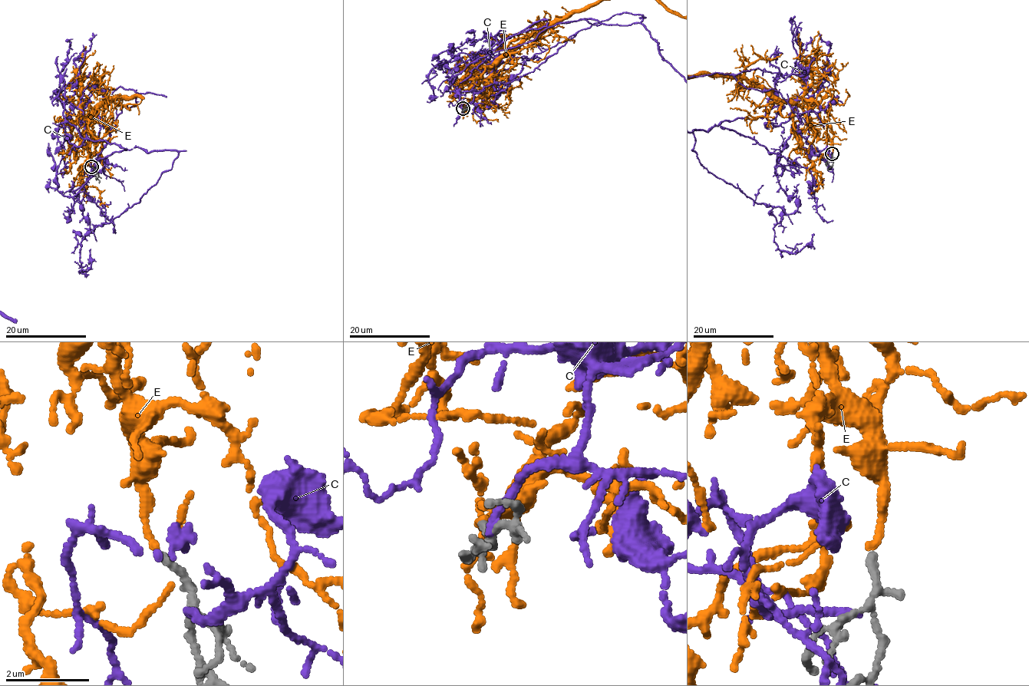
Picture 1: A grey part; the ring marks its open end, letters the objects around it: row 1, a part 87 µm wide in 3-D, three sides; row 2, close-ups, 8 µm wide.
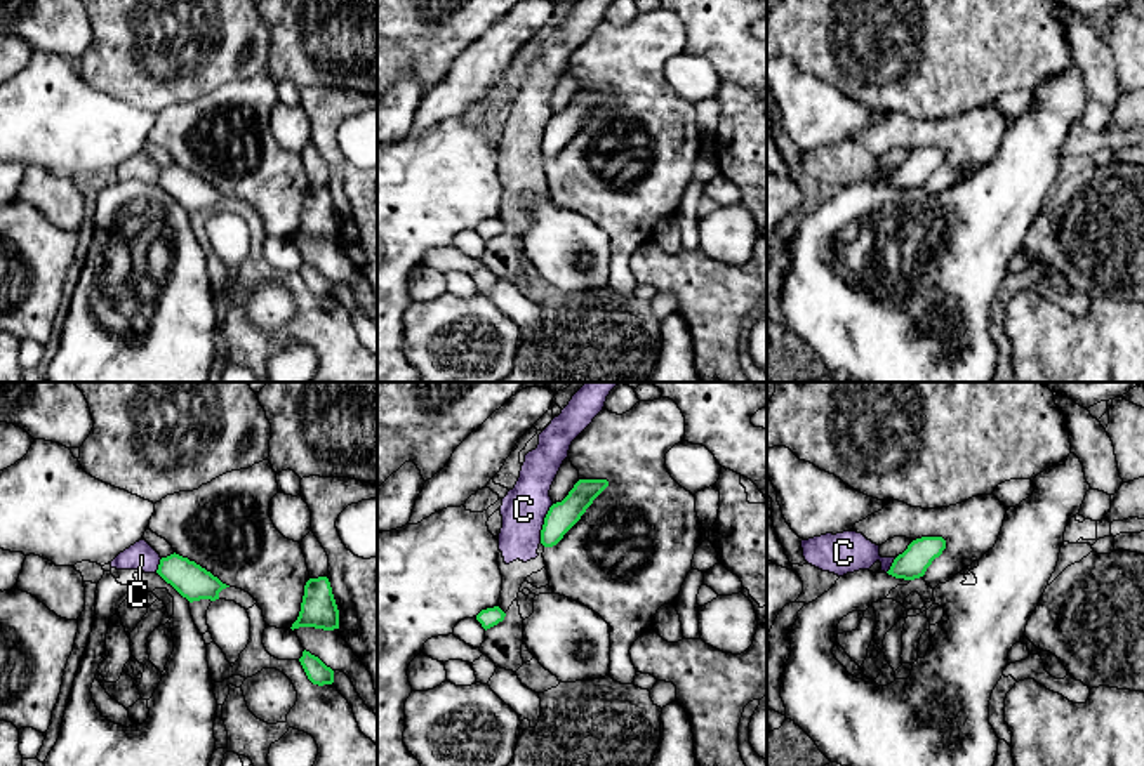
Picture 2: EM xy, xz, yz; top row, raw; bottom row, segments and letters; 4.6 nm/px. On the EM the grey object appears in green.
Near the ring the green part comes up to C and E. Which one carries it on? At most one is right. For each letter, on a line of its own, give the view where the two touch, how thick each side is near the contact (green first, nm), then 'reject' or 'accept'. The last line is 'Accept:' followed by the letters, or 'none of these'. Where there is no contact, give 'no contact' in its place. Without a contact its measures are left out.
C: xz | 140/200 nm | reject
E: no contact | accept
Accept: E

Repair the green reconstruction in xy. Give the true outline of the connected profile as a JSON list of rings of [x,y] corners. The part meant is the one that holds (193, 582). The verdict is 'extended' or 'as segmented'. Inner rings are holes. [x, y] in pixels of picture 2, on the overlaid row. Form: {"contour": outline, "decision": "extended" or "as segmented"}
{"contour": [[[176,552],[160,559],[156,573],[190,603],[200,599],[216,601],[219,592],[229,587],[195,561]]], "decision": "as segmented"}

